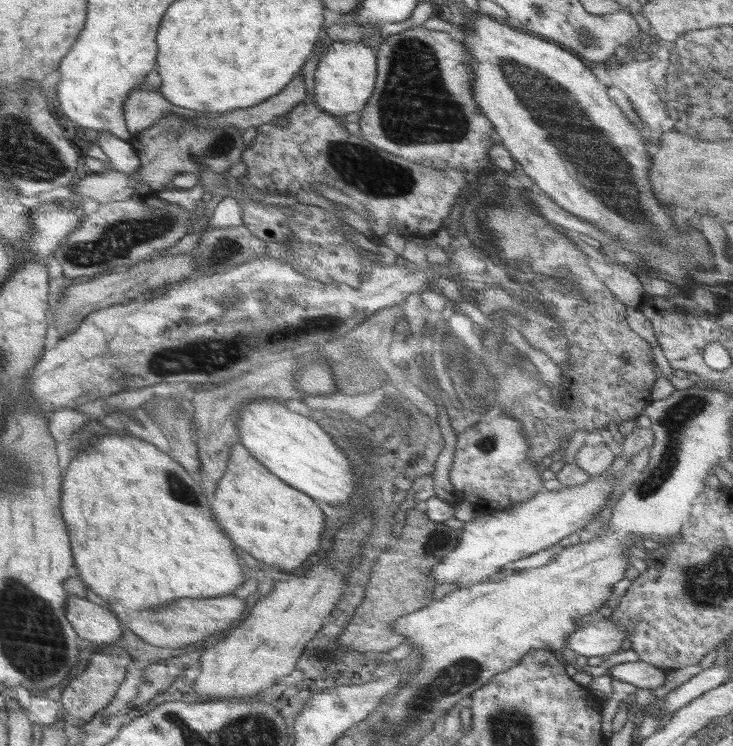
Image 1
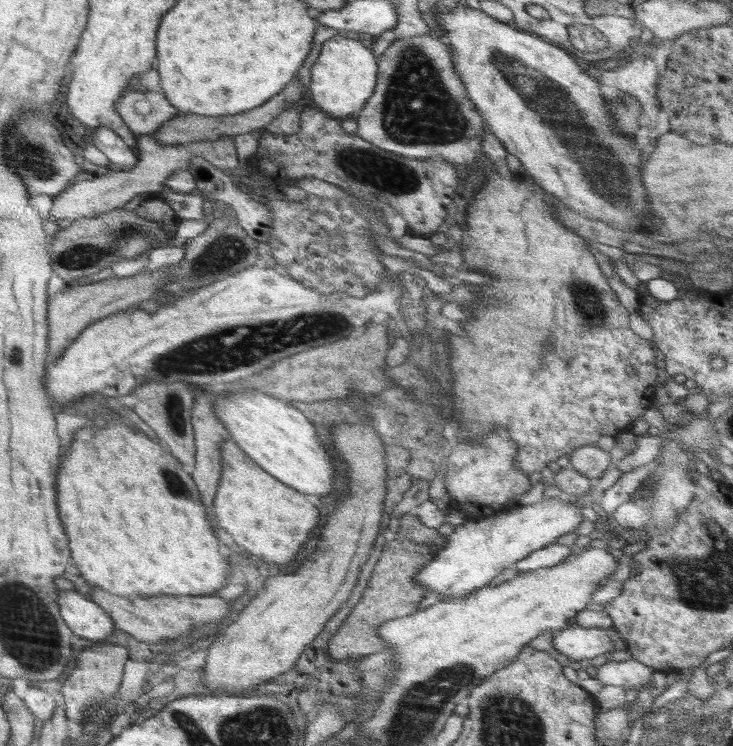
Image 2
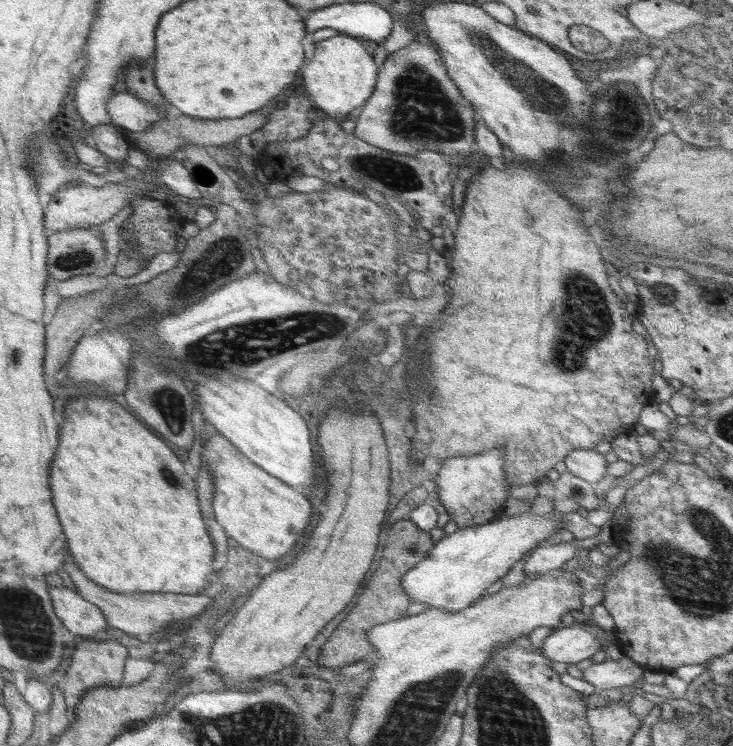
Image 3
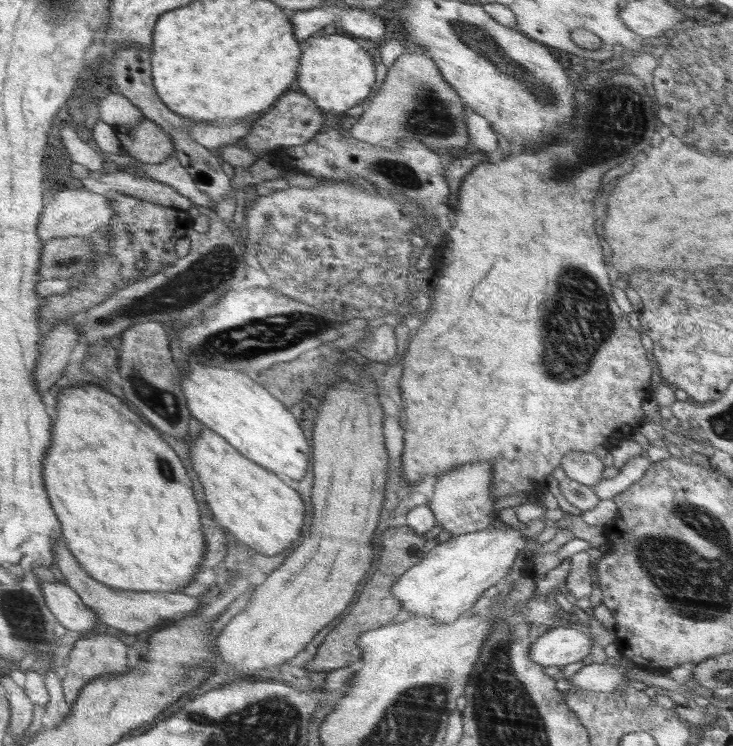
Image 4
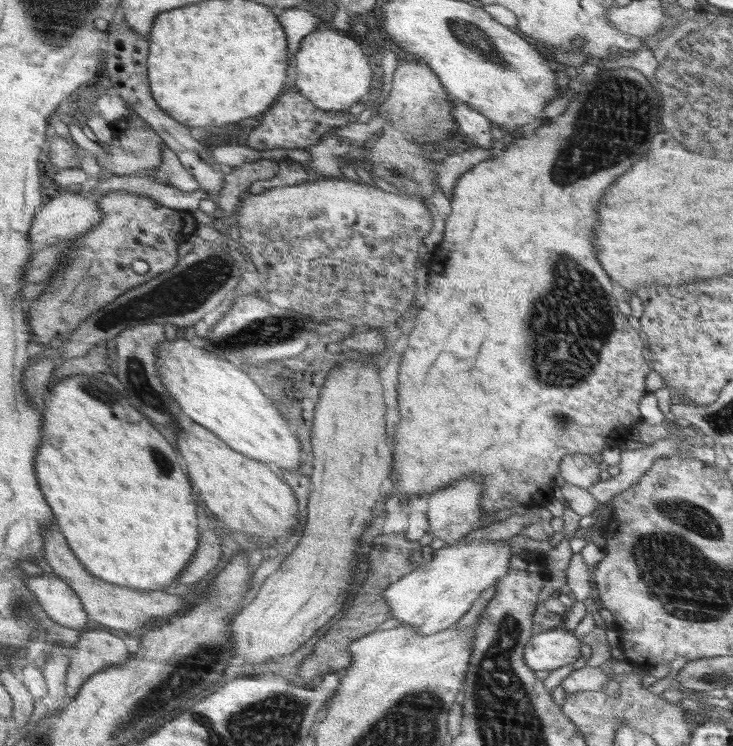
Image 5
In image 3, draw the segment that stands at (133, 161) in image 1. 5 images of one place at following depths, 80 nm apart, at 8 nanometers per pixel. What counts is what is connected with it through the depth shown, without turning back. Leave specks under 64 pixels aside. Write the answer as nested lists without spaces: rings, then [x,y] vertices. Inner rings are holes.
[[[98,125],[92,129],[94,146],[115,165],[124,165],[124,160],[128,158],[129,144],[123,132],[117,131],[114,125]]]

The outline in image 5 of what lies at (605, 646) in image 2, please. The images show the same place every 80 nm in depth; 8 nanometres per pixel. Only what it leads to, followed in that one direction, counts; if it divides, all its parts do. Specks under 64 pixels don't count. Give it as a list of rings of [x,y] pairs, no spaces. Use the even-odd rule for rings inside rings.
[[[552,628],[530,638],[523,659],[534,671],[556,670],[582,656],[581,643],[574,632]]]

